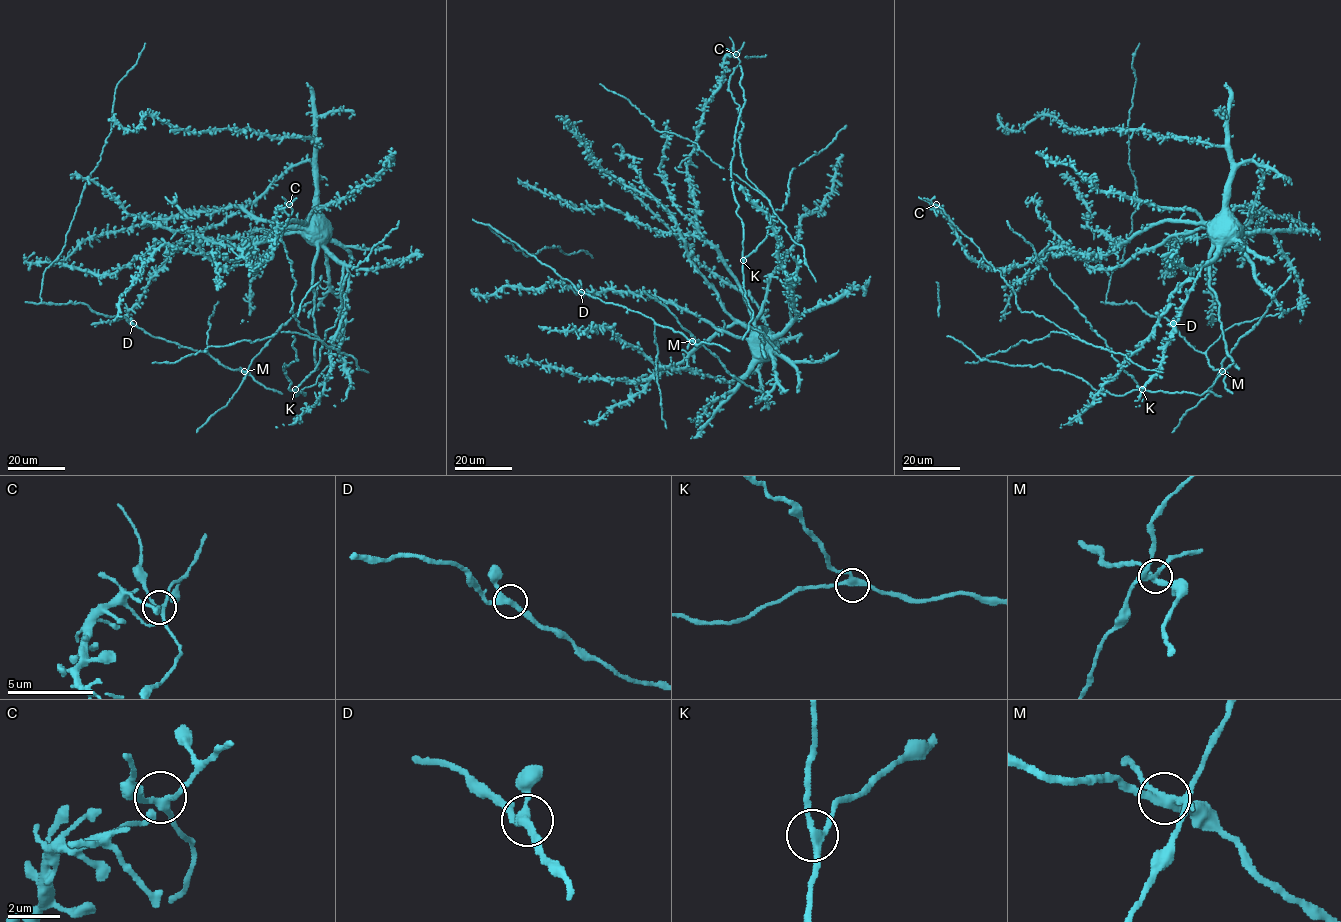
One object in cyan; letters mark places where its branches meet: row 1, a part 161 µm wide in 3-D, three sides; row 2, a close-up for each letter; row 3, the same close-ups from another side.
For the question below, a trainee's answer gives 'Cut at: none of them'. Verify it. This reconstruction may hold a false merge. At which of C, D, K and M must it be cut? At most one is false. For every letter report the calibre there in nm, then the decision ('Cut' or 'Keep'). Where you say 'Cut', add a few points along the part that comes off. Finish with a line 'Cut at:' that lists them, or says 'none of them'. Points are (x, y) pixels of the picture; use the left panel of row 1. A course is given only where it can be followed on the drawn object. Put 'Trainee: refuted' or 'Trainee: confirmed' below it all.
C: Thickness 240 nm. Keep
D: Thickness 300 nm. Keep
K: Thickness 240 nm. Keep
M: Thickness 280 nm. Cut. Course of the part to remove: (244, 371), (282, 324), (314, 298), (322, 275)
Cut at: M
Trainee: refuted

